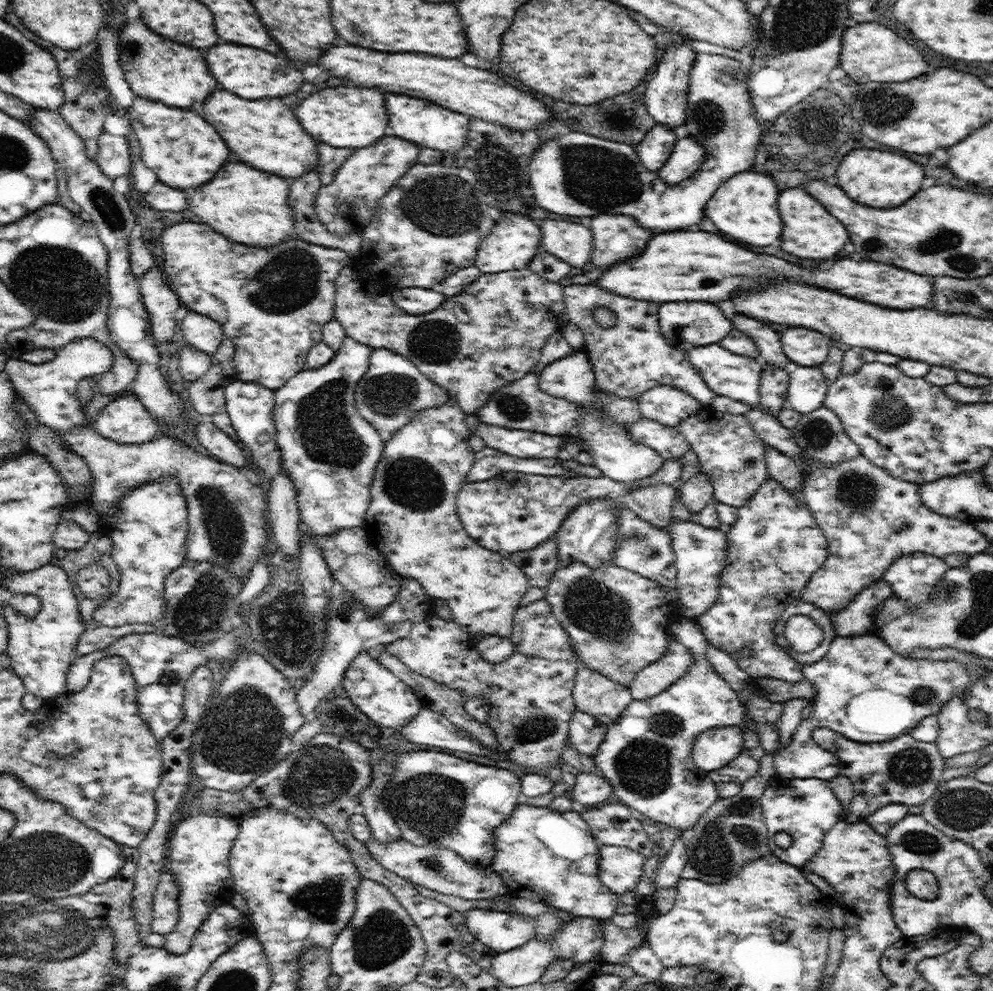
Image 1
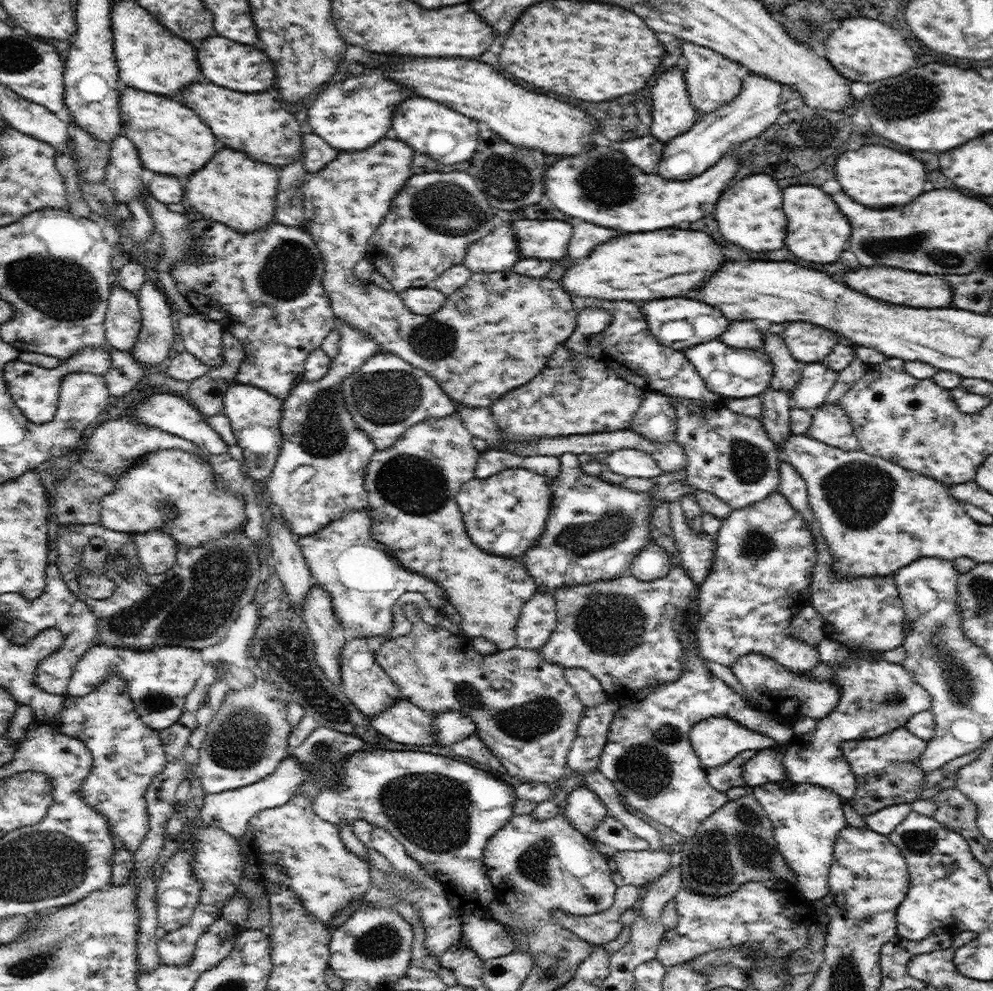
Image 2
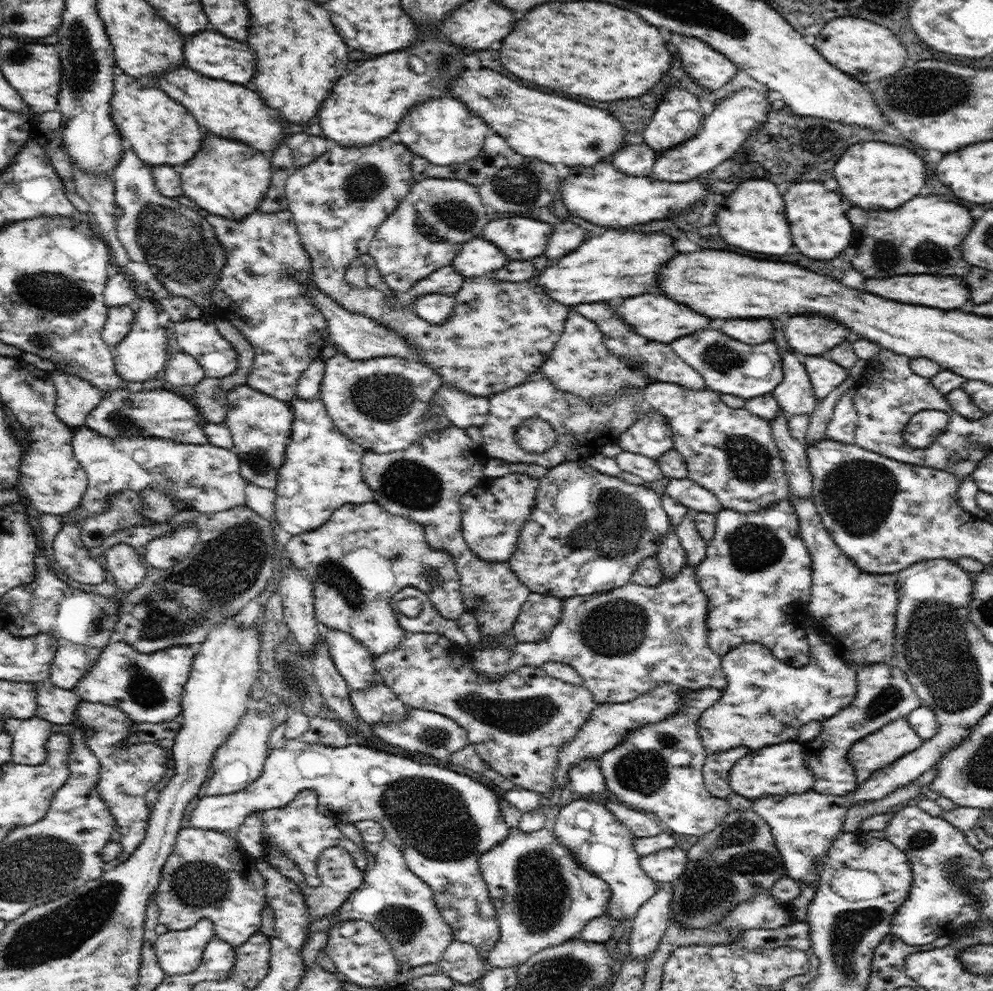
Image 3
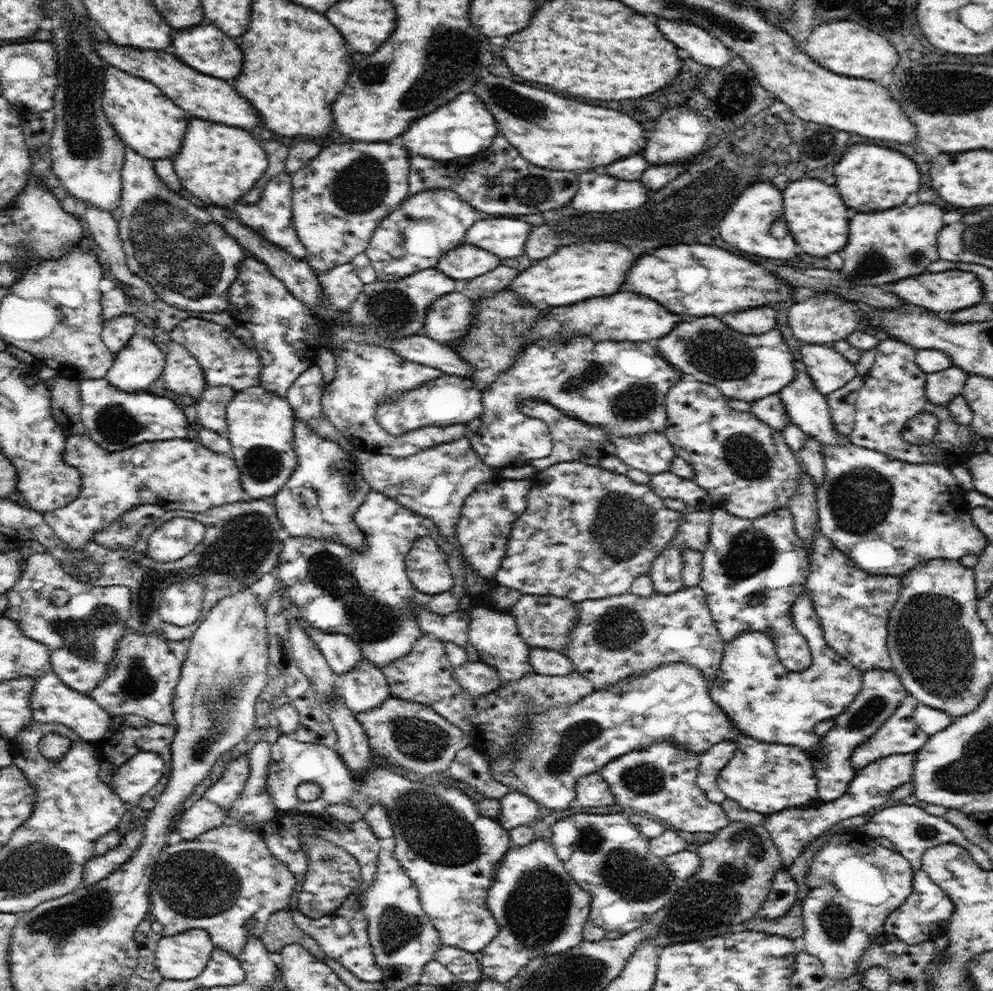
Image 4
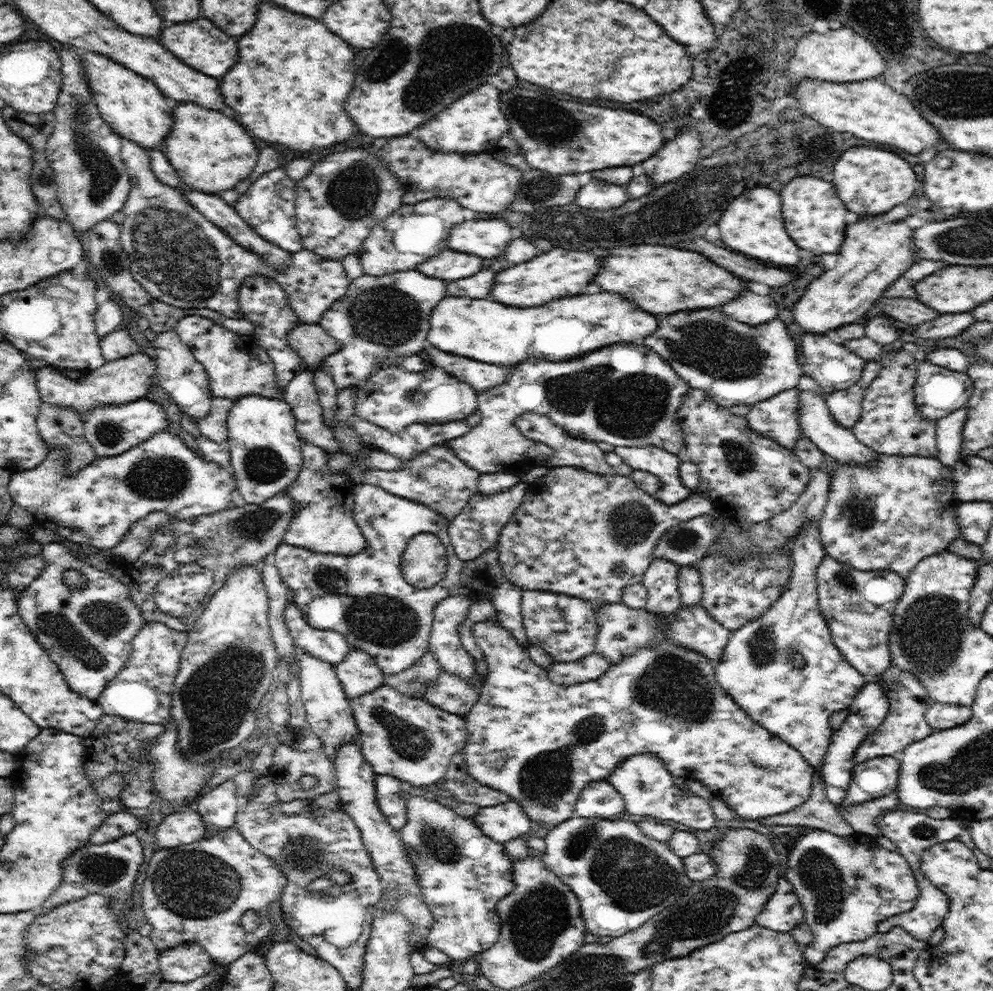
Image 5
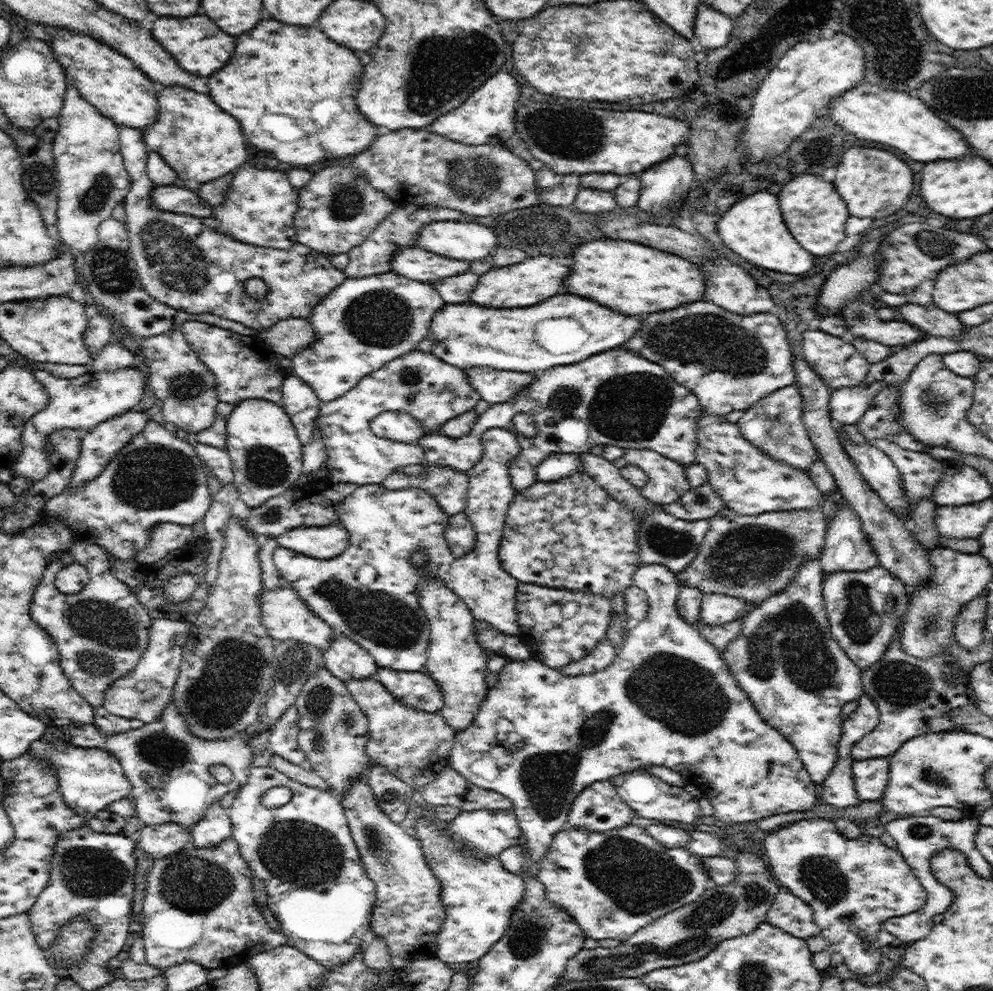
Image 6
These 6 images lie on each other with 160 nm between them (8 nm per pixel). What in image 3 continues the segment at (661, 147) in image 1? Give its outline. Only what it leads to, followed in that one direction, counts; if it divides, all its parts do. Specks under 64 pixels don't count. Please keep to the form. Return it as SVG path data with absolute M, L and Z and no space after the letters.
M645 142L637 145L624 144L612 157L612 164L628 176L646 176L653 169L657 152Z

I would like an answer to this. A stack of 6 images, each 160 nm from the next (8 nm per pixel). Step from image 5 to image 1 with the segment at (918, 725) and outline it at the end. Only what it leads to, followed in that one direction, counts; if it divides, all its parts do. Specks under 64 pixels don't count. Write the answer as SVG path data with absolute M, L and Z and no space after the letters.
M818 727L811 730L816 744L837 756L839 774L847 776L854 786L854 798L849 817L844 821L850 824L867 823L869 817L878 809L890 804L906 807L924 805L940 786L945 770L945 759L935 743L915 739L909 733L886 742L856 742L835 730Z

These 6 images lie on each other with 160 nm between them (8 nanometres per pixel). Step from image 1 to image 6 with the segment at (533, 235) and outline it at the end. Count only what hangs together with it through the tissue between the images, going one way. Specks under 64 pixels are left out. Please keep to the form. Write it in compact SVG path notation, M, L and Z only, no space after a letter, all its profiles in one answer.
M405 246L395 252L391 270L406 278L431 283L455 274L464 274L470 268L470 263L440 256L418 246Z

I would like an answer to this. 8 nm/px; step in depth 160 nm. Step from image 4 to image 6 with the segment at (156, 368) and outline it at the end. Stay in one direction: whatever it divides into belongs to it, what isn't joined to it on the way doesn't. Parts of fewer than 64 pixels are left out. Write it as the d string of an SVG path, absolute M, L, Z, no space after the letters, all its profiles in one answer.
M134 366L116 372L95 372L89 370L78 378L57 378L44 370L33 370L34 377L42 383L49 396L48 406L34 414L25 423L22 431L22 453L12 462L14 476L37 481L49 471L50 459L44 446L54 431L74 429L85 434L105 420L120 416L129 410L144 406L149 395L144 389L144 378Z

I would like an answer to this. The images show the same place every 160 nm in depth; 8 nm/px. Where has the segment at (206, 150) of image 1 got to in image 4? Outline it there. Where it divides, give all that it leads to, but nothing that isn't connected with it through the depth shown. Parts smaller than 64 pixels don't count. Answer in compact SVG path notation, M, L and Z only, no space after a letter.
M107 64L103 111L126 145L146 158L172 159L182 148L182 141L189 125L188 114L170 100L153 82L140 78L117 66Z

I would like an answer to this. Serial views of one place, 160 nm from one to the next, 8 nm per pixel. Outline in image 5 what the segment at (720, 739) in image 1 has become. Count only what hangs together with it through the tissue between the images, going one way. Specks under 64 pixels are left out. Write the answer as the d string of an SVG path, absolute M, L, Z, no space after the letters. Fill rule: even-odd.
M808 523L805 527L802 527L797 534L794 541L791 542L791 555L793 558L793 569L790 578L790 582L786 583L786 587L783 589L783 596L781 596L774 604L764 613L760 618L754 619L752 622L746 623L742 628L735 630L730 635L727 645L725 646L722 658L714 663L715 675L718 684L726 691L726 694L730 695L730 698L734 699L734 702L744 712L759 725L762 725L766 730L770 731L770 734L781 738L786 741L790 746L793 746L798 752L816 769L819 770L823 765L828 747L832 742L832 733L834 729L830 728L828 718L834 712L847 709L849 704L856 698L856 695L864 688L864 685L868 679L867 676L860 674L843 656L840 654L838 648L833 643L829 626L824 620L822 611L819 609L818 595L817 595L817 568L820 566L822 559L827 556L826 549L822 546L822 541L819 533L819 525L816 523ZM792 653L800 653L804 657L804 666L794 666L791 661Z

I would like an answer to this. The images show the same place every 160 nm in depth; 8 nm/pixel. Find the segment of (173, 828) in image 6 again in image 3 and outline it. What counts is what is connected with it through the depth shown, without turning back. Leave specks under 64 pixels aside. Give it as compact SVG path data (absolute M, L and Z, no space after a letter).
M302 738L283 739L275 749L269 749L260 778L251 782L245 790L234 794L204 796L194 808L189 821L192 828L223 831L235 836L250 813L284 807L305 789L314 790L318 794L317 812L336 823L356 823L367 819L380 822L386 831L385 838L402 850L411 872L434 891L440 916L450 926L455 940L474 945L480 956L487 958L500 939L500 930L497 912L480 872L479 862L482 854L496 848L510 833L500 813L503 794L490 790L470 775L438 764L424 764L413 757L373 749L355 741L351 741L348 746L335 747L310 744Z

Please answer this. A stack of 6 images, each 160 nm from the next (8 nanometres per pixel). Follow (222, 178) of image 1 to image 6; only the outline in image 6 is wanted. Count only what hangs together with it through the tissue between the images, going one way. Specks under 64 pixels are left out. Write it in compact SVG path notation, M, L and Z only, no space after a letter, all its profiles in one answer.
M159 86L158 118L142 130L143 139L170 164L179 178L210 182L238 170L246 162L248 148L240 122L220 110L208 96L183 86Z

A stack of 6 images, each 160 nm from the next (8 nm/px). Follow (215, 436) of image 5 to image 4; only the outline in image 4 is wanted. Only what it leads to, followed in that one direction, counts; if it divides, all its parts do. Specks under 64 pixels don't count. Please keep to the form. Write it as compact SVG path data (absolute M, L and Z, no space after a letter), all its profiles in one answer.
M206 386L194 404L197 410L195 426L209 428L227 435L226 409L236 391L230 386Z

